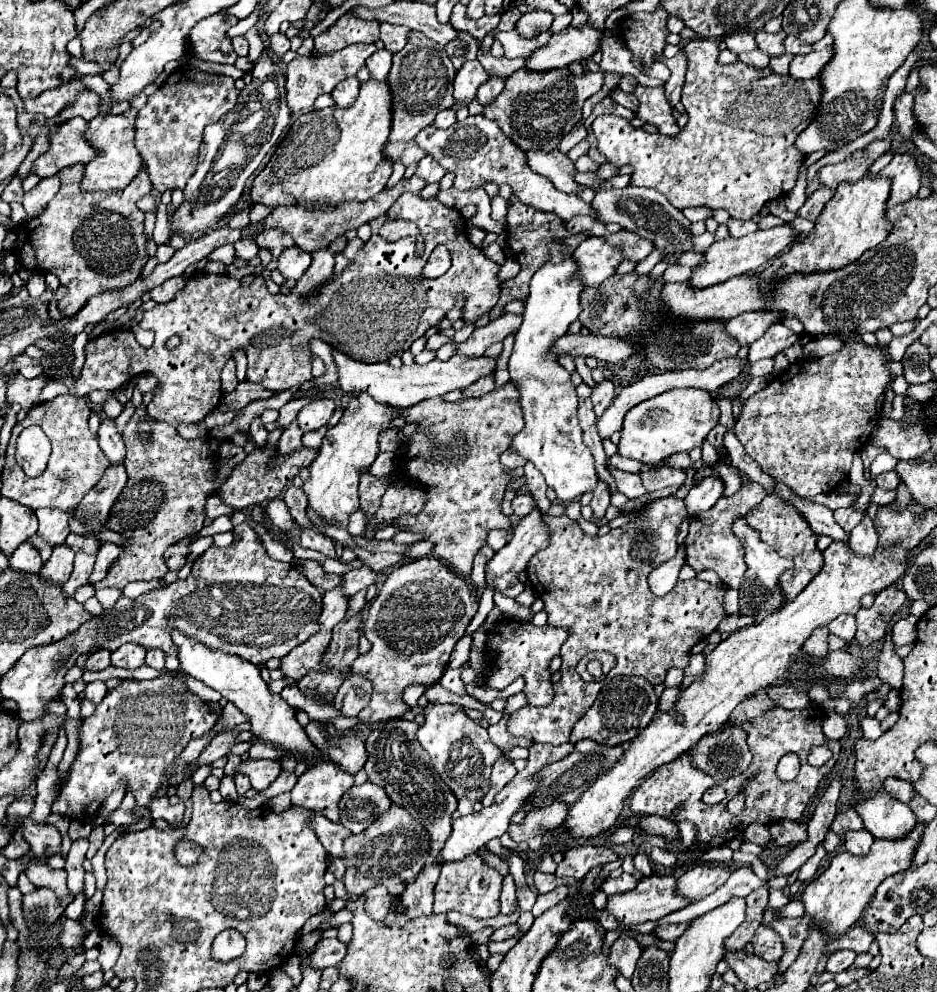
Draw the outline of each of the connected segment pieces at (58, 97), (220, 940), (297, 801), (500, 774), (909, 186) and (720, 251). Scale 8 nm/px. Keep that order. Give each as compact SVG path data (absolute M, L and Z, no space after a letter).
M71 81L71 83L63 83L63 87L55 87L51 91L45 91L43 95L35 97L35 99L27 99L23 101L25 111L27 113L41 113L45 117L55 117L61 109L67 107L67 103L71 103L79 91L83 91L85 85L83 81Z
M235 929L219 933L213 943L213 957L219 961L231 961L239 957L243 951L245 951L245 937Z
M321 761L309 767L291 791L293 805L323 813L329 821L339 819L339 799L353 787L353 775L345 773L333 761Z
M501 757L499 761L495 761L495 767L493 767L493 771L491 771L491 787L489 787L489 791L485 793L483 801L485 801L485 803L491 803L493 797L495 797L515 775L517 775L517 769L513 767L513 763L511 763L507 757Z
M897 153L879 175L887 175L893 181L887 209L913 199L921 187L921 169L917 165L917 159L907 153Z
M781 225L781 227L773 227L773 229L765 229L765 231L755 231L755 233L749 233L745 237L739 237L739 239L733 239L733 237L727 237L723 241L715 241L707 253L705 253L705 263L697 265L693 269L693 275L691 275L691 285L697 287L697 289L705 289L705 287L711 287L715 283L725 283L727 279L735 277L735 275L743 275L743 273L749 273L749 271L755 271L759 269L761 265L765 265L767 261L775 259L777 255L781 255L783 251L787 251L787 247L797 241L797 233L793 231L791 225Z

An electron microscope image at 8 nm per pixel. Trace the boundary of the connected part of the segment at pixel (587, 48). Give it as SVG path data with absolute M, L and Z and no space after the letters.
M585 23L581 29L569 25L565 31L553 35L549 43L541 49L537 49L529 61L527 69L531 71L549 71L549 69L561 69L575 61L585 61L595 55L595 51L601 47L603 31L591 27Z

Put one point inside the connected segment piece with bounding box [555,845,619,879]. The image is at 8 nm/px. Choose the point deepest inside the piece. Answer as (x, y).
(578, 861)

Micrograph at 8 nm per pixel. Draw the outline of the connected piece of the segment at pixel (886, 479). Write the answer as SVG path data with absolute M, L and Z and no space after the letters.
M887 471L887 473L883 473L883 475L879 475L877 479L877 487L883 487L883 489L897 489L897 485L899 485L899 475L895 473L895 471Z

